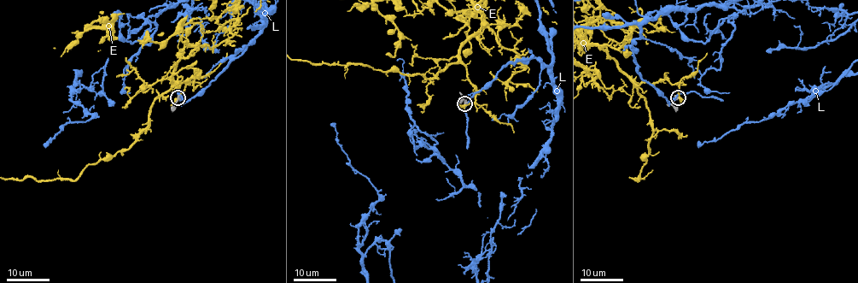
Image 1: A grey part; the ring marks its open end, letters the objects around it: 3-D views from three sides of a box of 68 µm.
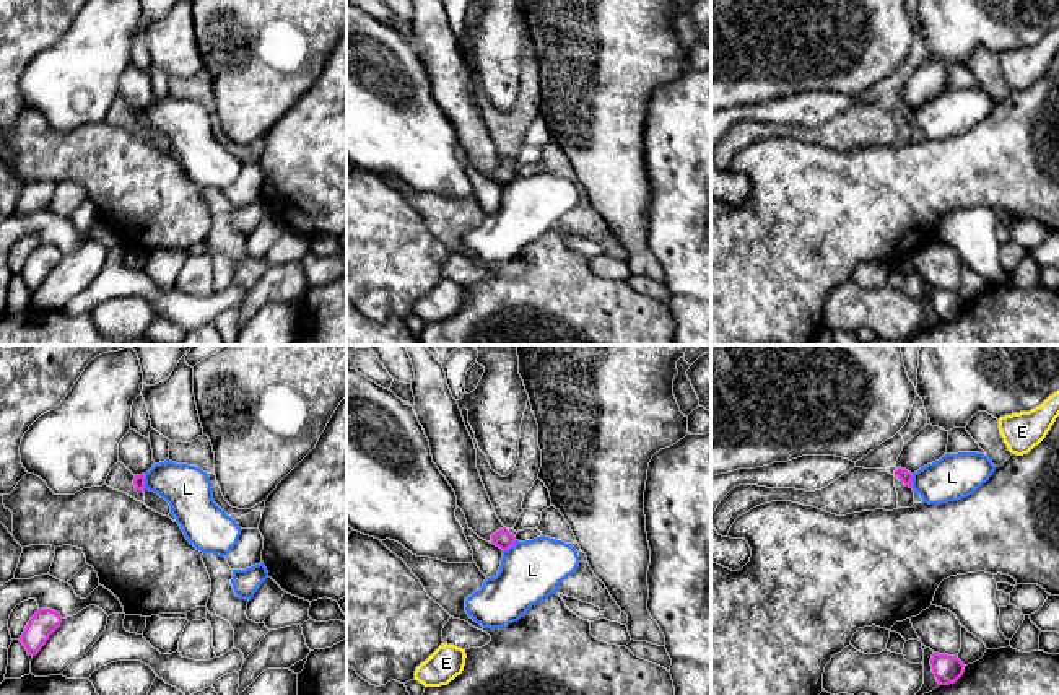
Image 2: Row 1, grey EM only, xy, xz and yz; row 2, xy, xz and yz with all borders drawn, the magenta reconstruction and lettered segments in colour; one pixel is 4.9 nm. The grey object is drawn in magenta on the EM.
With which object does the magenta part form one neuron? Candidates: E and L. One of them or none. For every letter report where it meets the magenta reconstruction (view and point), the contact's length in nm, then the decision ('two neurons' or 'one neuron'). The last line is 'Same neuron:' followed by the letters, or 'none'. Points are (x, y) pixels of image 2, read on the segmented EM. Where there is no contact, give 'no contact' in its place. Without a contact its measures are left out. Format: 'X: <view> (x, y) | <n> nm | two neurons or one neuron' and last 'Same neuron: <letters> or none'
E: no contact | one neuron
L: xy (143, 482) | 80 nm | two neurons
Same neuron: E

